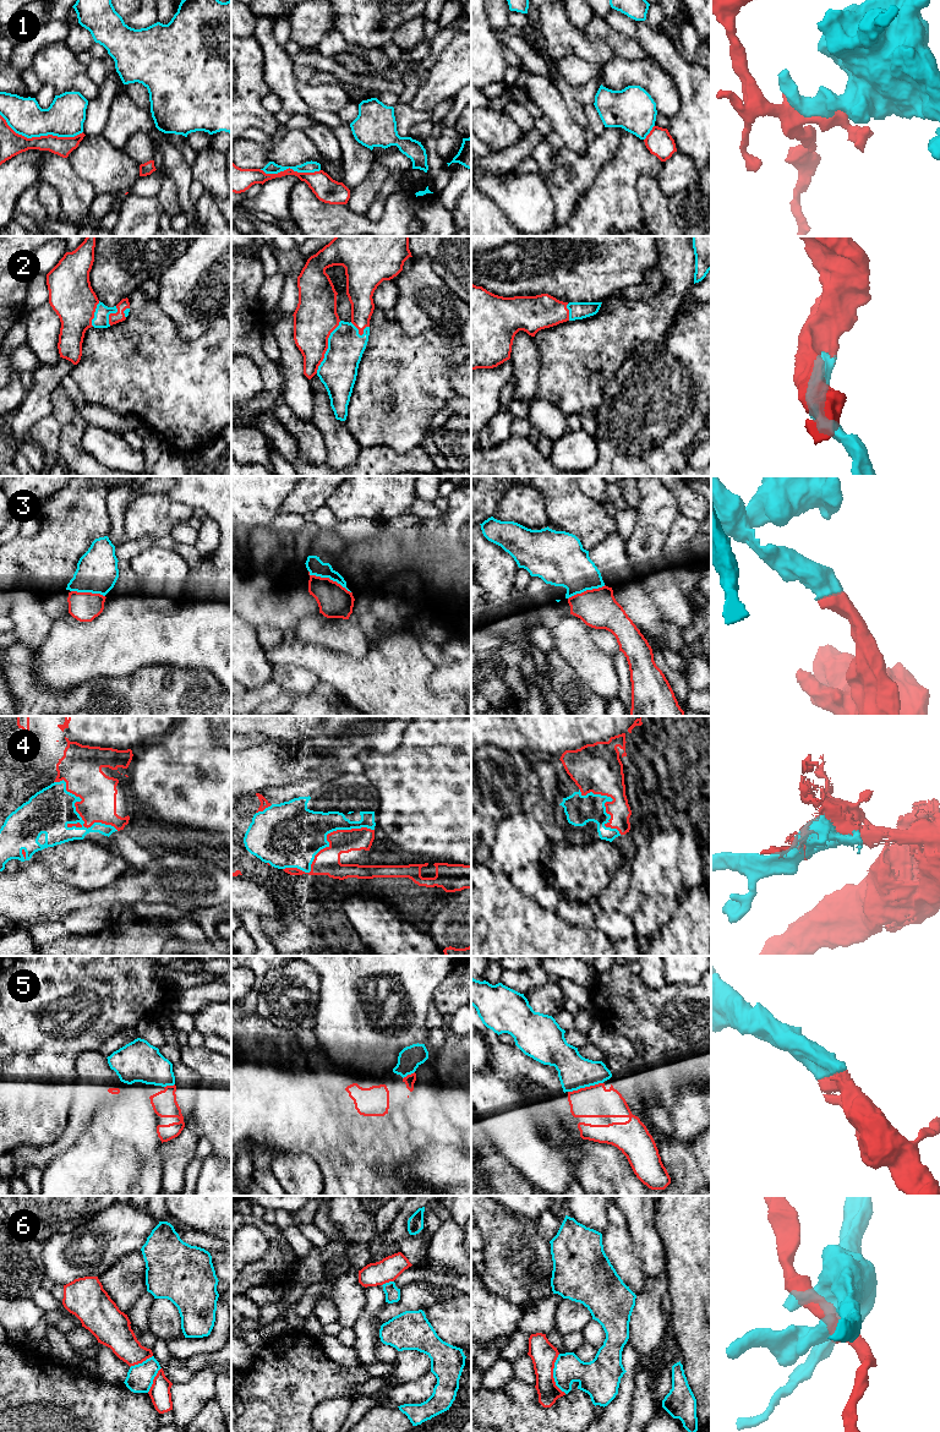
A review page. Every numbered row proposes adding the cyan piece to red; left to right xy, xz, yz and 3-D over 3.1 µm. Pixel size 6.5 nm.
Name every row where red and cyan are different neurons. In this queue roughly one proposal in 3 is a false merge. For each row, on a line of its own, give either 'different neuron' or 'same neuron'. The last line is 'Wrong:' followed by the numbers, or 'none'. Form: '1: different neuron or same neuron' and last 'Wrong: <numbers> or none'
1: different neuron
2: same neuron
3: same neuron
4: different neuron
5: same neuron
6: different neuron
Wrong: 1, 4, 6

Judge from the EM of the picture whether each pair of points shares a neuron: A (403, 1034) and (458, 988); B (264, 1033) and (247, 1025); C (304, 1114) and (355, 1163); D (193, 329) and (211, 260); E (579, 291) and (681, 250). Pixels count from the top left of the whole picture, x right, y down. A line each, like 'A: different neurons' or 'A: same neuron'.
A: different neurons
B: same neuron
C: same neuron
D: same neuron
E: different neurons

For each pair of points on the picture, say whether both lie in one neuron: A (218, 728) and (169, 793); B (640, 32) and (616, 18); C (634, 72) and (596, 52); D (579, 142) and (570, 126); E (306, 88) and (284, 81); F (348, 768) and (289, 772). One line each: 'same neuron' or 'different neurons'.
A: same neuron
B: same neuron
C: different neurons
D: same neuron
E: different neurons
F: same neuron

